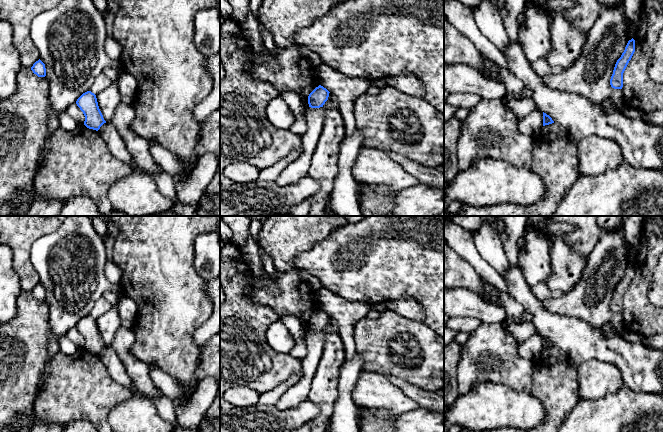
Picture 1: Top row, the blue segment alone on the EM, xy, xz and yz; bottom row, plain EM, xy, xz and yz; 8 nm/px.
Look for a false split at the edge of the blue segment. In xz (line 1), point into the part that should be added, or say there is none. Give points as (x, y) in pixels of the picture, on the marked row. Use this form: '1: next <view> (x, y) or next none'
1: next none

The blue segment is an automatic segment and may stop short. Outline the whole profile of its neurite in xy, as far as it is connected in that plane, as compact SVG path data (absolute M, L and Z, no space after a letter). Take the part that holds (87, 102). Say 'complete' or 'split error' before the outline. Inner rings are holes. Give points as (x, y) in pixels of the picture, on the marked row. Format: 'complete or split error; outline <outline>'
complete; outline M91 91L83 93L76 104L85 116L84 125L87 128L98 131L106 123L99 109L96 95Z

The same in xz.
complete; outline M319 85L316 87L308 96L308 104L311 108L323 107L325 102L328 100L329 91L323 86Z

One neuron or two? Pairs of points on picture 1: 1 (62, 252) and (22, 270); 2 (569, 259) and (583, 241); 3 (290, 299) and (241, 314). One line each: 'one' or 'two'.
1: two
2: two
3: two

